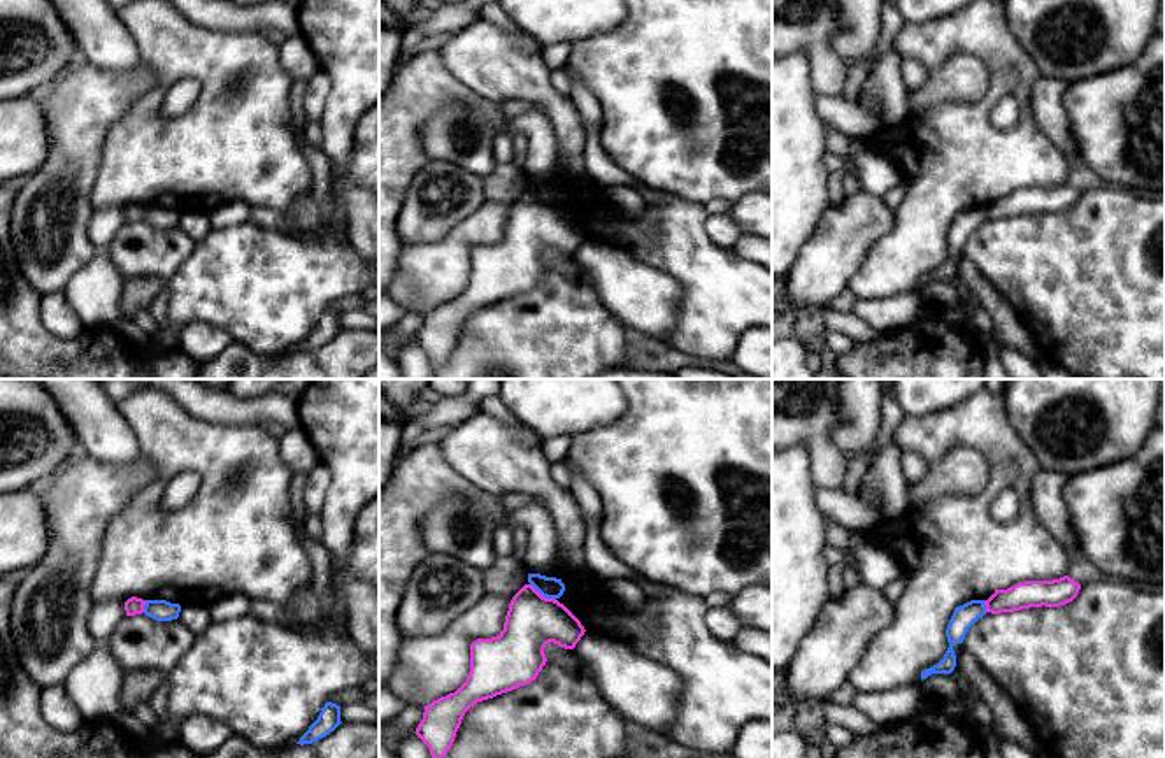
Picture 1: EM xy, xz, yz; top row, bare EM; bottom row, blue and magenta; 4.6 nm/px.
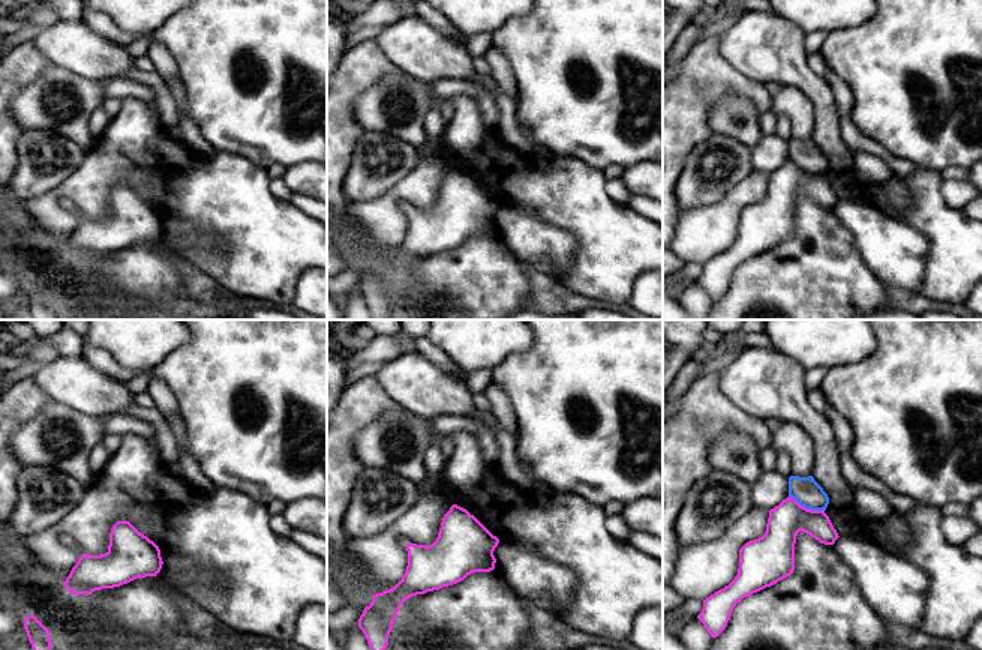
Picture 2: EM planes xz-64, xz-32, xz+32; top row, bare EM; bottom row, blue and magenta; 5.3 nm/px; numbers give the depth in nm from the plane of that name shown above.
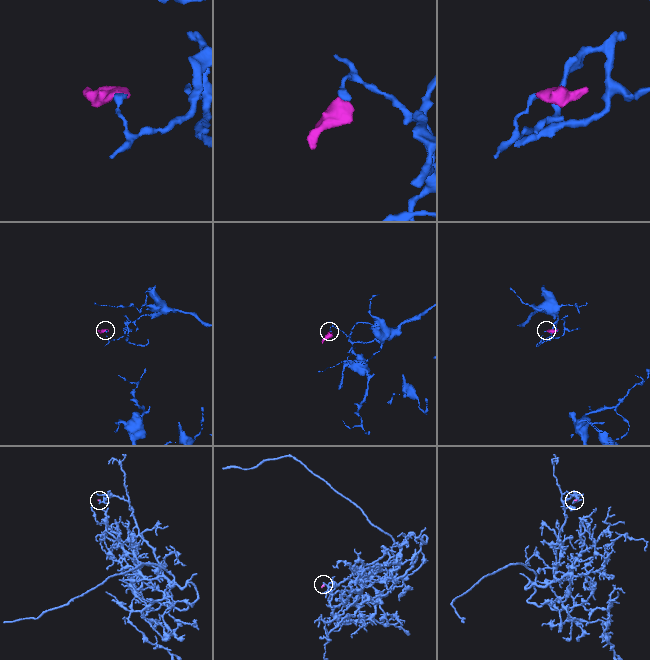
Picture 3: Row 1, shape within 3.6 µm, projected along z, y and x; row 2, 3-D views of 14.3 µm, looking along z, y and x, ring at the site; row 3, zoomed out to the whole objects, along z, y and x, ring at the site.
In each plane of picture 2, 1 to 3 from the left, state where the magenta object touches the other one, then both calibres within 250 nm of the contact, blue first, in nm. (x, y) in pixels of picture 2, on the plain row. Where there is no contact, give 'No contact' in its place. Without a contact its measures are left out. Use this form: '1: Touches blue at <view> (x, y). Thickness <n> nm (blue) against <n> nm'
1: No contact
2: No contact
3: Touches blue at xz+32 (807, 171). Thickness 150 nm (blue) against 190 nm

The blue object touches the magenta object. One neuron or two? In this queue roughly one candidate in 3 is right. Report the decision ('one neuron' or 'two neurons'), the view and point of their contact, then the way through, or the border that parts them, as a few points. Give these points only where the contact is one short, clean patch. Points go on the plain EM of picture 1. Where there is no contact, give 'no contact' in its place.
two neurons; meets blue in xz at (543, 202); border along xz (530, 190), (543, 202), (555, 207)

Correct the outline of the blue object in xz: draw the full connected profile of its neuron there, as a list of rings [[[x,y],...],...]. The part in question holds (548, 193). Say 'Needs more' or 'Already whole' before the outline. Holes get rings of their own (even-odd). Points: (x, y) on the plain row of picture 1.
Already whole. [[[528,181],[528,190],[546,205],[560,205],[565,198],[561,186]]]

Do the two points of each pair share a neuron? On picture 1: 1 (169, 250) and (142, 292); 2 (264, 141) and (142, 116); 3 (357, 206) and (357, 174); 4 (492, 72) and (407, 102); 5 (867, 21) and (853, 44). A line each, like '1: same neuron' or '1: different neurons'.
1: different neurons
2: same neuron
3: different neurons
4: different neurons
5: same neuron

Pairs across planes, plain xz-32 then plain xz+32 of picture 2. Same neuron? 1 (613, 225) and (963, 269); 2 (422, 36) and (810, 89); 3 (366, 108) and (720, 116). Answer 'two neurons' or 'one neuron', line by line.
1: one neuron
2: one neuron
3: one neuron

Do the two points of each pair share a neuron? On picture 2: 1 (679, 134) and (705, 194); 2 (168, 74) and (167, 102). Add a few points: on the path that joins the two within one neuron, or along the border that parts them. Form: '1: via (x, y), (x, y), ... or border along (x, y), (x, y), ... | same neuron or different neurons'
1: border along (712, 132), (688, 153), (678, 179) | different neurons
2: border along (153, 71), (167, 83) | different neurons

